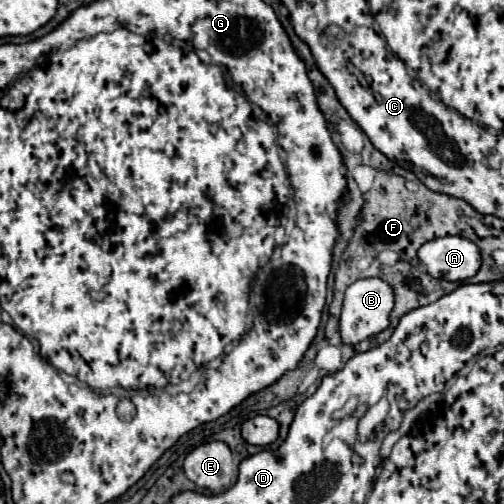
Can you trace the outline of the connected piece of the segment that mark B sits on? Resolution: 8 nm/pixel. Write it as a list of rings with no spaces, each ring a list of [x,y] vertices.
[[[364,278],[356,280],[348,286],[344,296],[344,308],[340,314],[340,334],[346,344],[358,344],[382,330],[390,324],[390,312],[394,308],[394,288],[386,284],[382,278]]]

